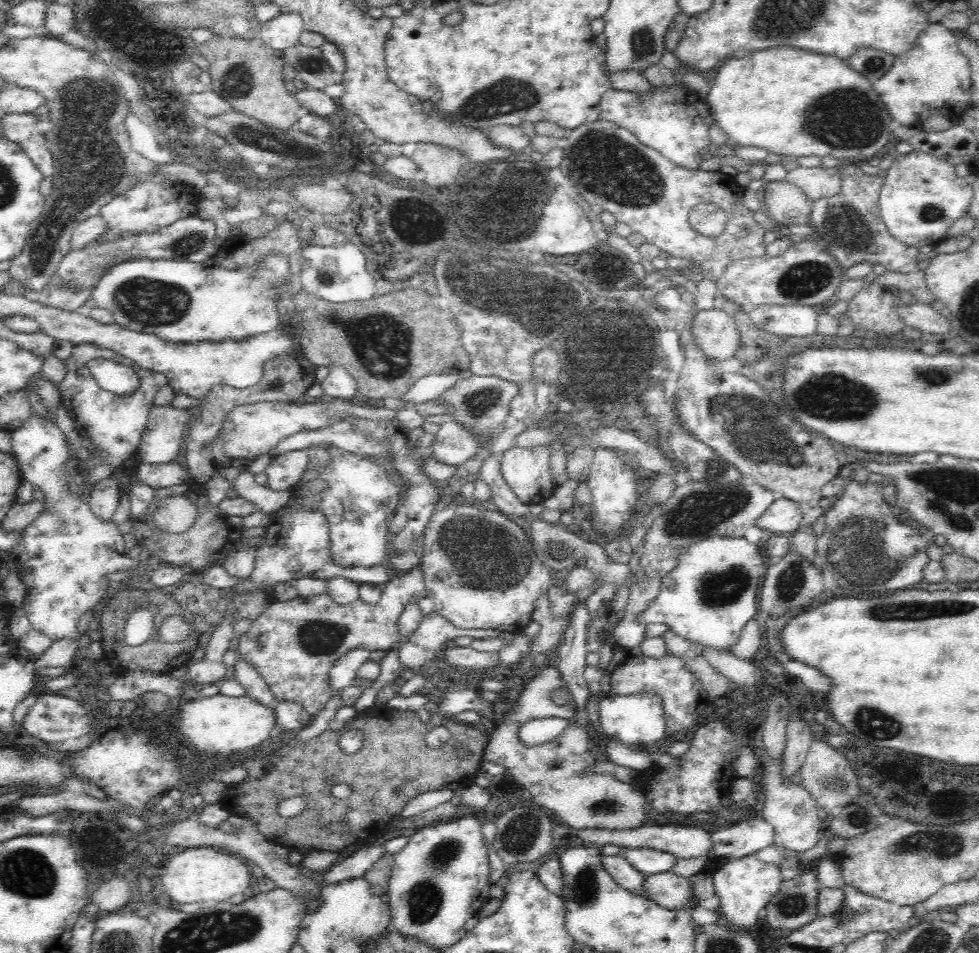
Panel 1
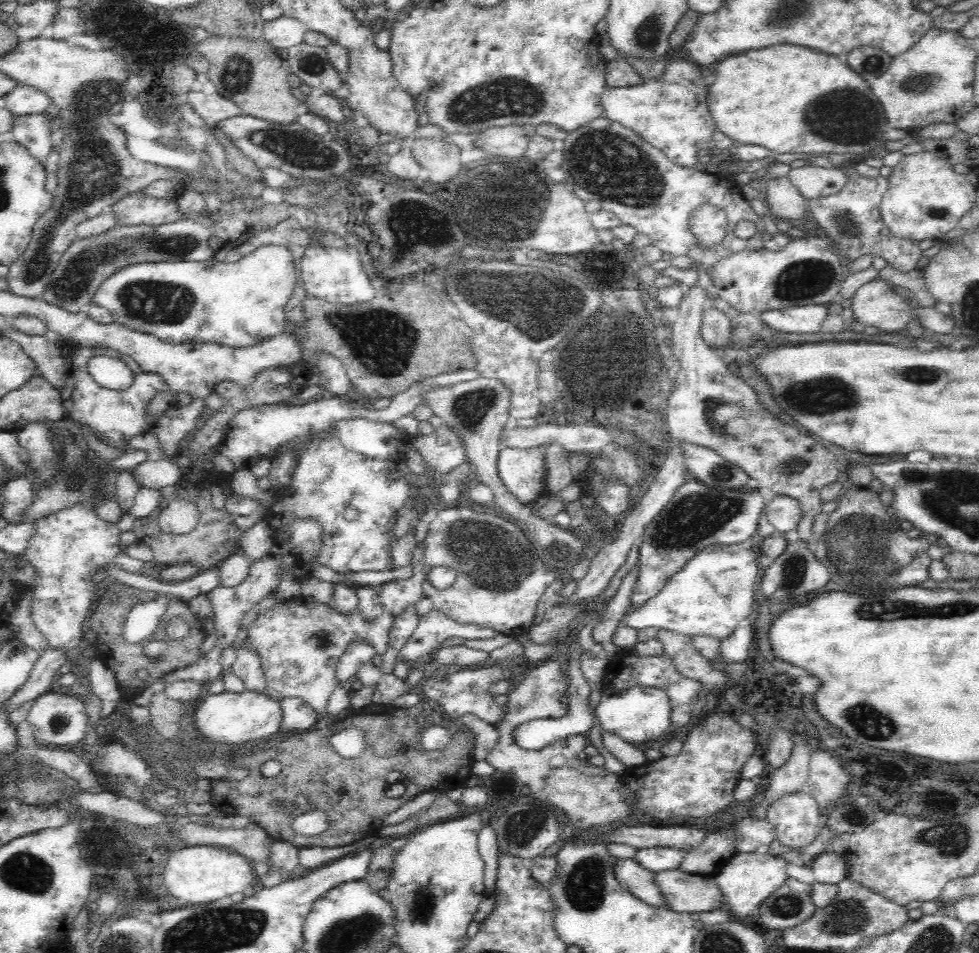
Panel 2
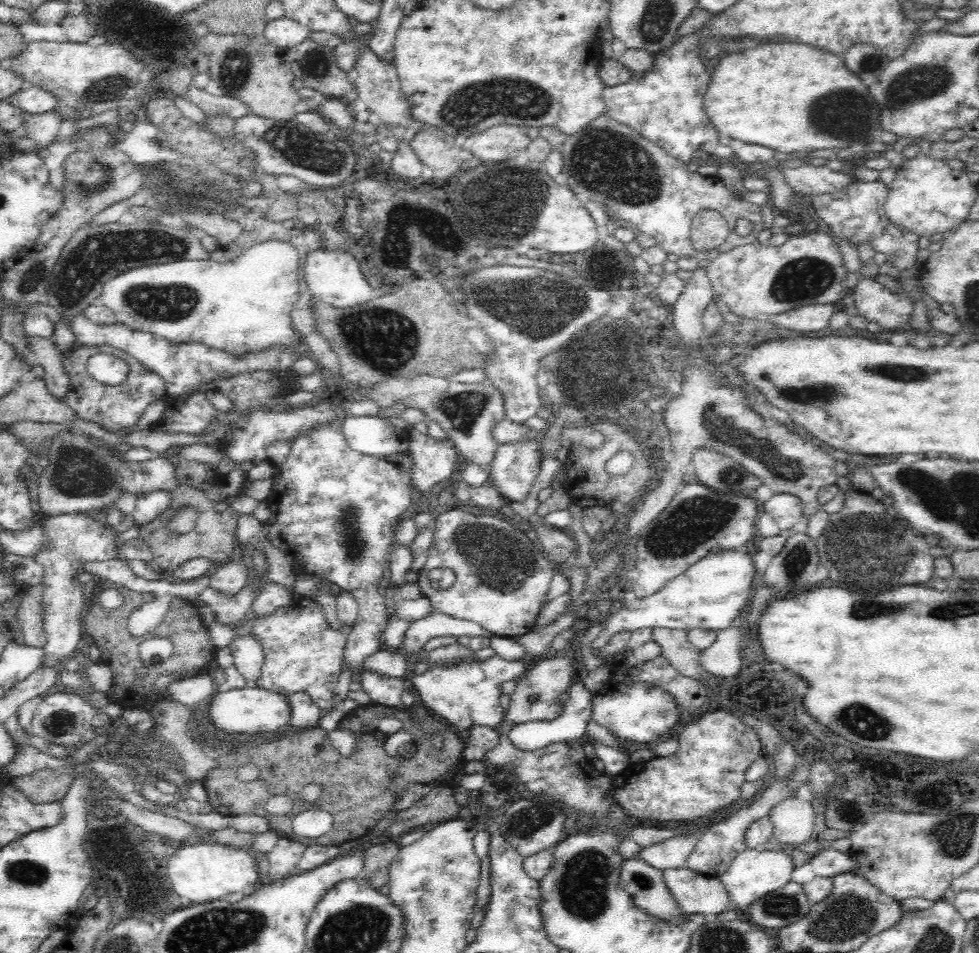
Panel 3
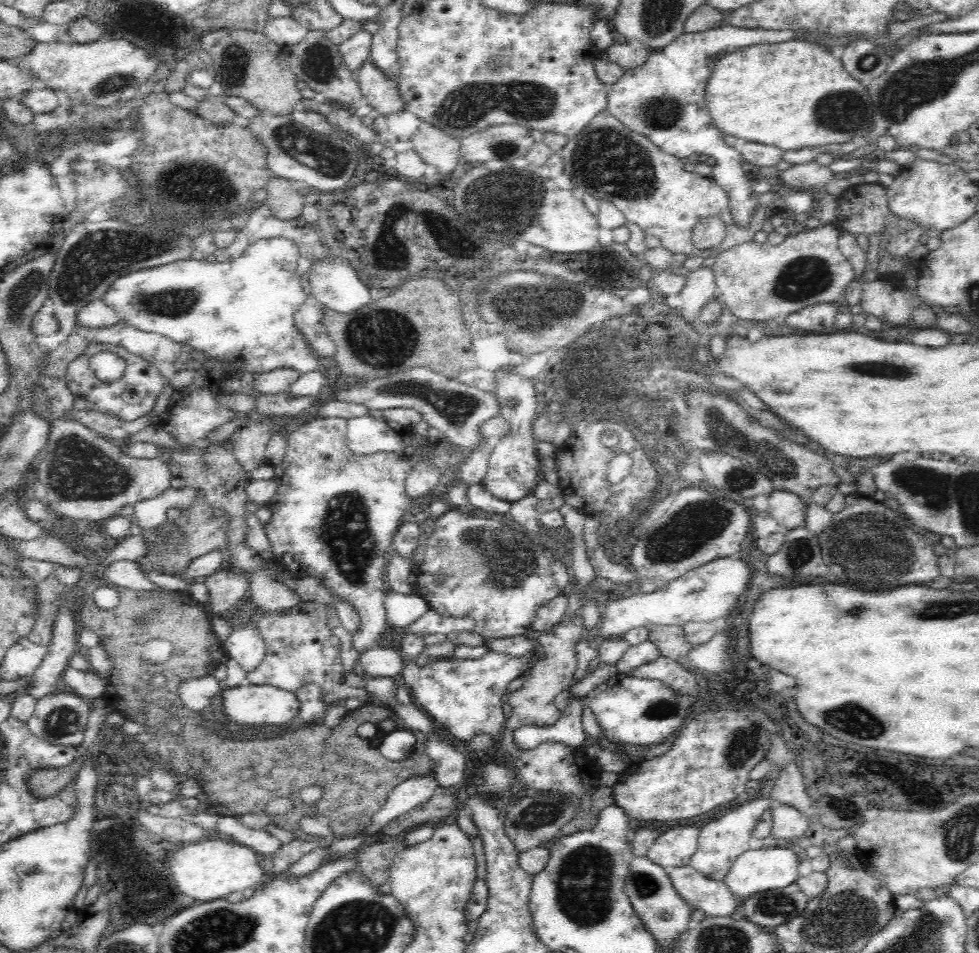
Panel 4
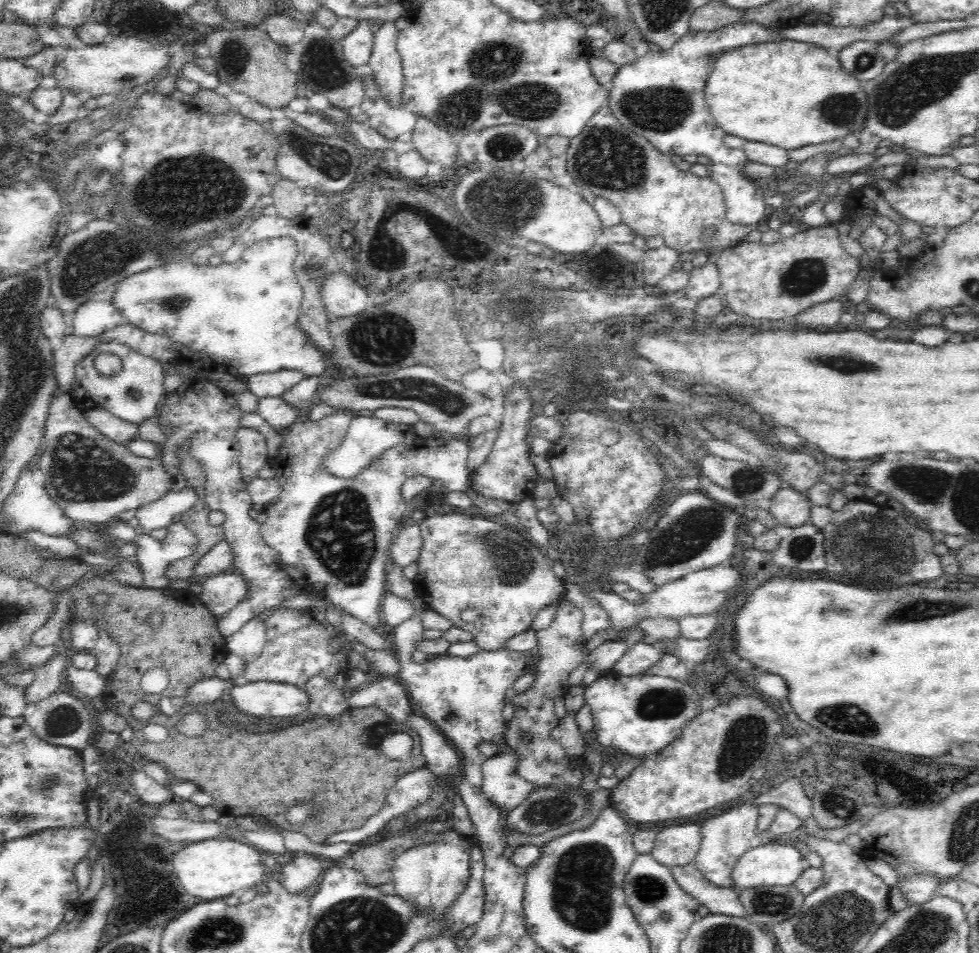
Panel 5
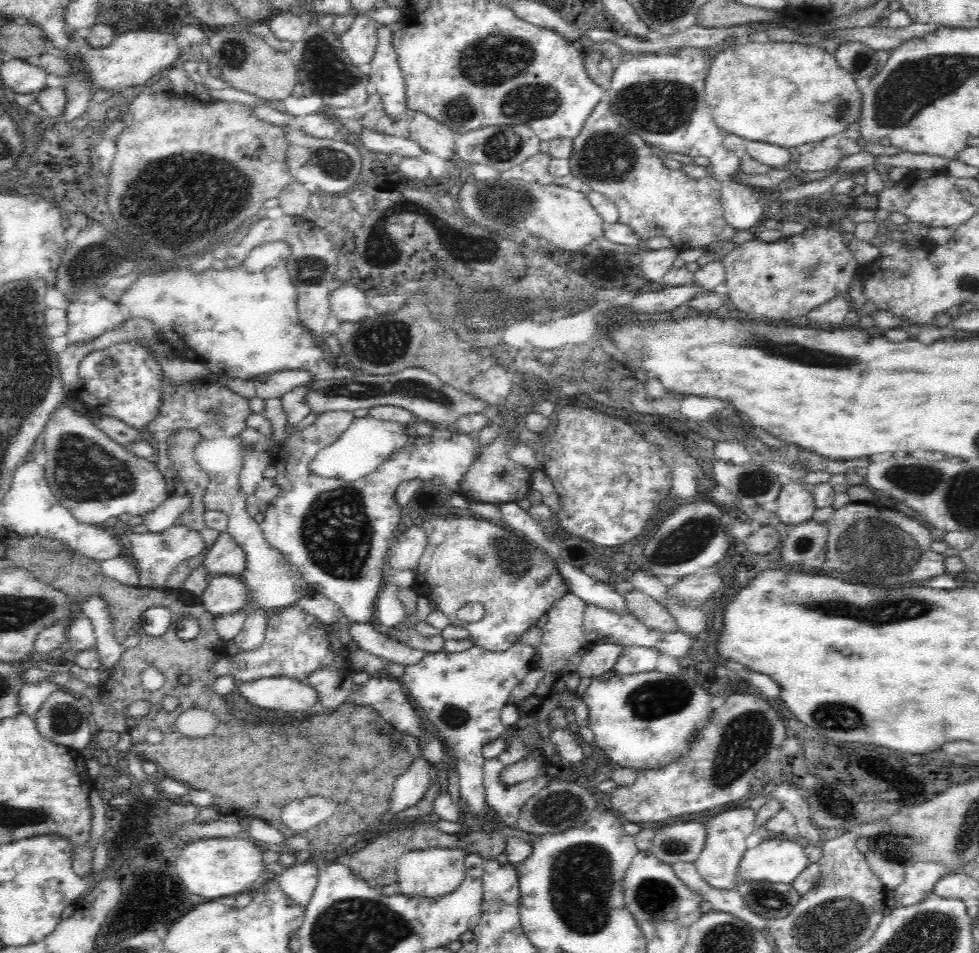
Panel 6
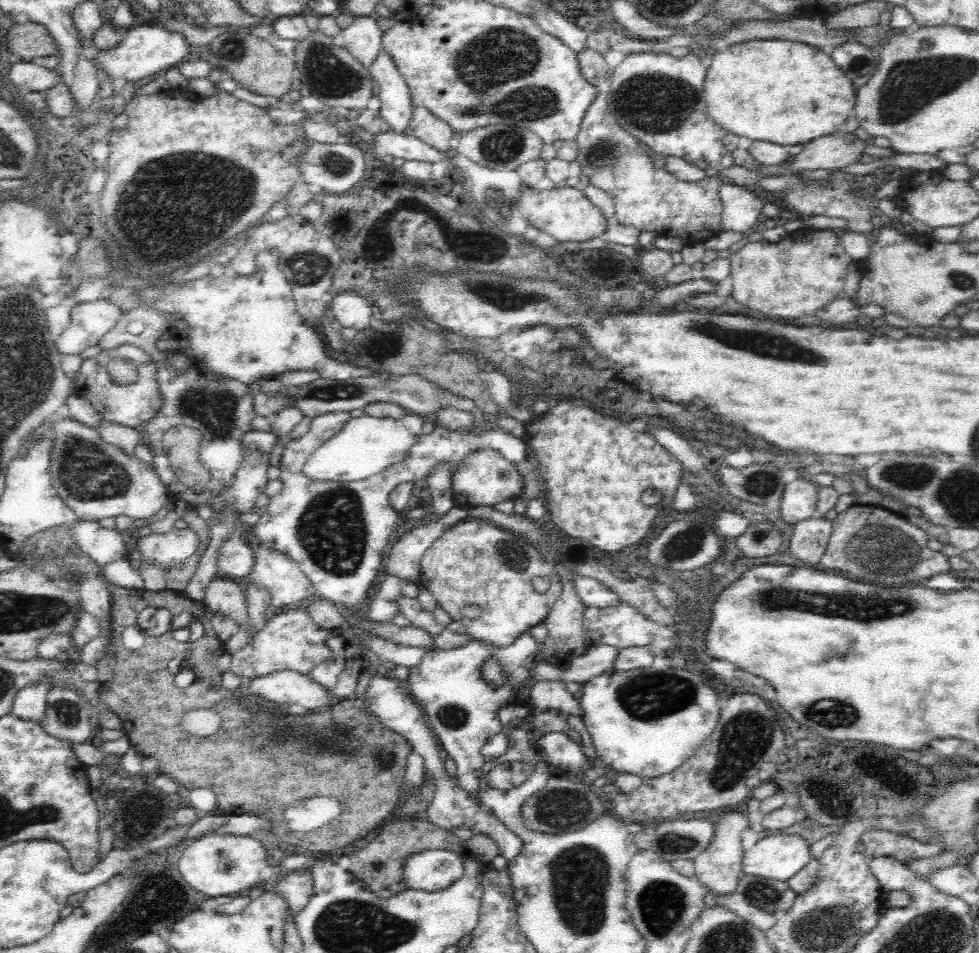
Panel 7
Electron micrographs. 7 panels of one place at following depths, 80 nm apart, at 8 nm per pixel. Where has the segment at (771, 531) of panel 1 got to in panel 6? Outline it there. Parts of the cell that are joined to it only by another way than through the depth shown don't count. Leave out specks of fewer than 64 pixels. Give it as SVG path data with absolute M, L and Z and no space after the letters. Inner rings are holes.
M798 480L782 486L774 505L771 514L777 516L782 524L794 524L794 526L812 519L817 507L809 486Z

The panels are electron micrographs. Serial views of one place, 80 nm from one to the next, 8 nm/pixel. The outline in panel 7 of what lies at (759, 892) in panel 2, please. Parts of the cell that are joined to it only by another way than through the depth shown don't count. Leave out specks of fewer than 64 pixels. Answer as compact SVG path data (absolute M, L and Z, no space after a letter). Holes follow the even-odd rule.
M770 835L743 855L742 875L788 882L811 862L809 845L800 835Z

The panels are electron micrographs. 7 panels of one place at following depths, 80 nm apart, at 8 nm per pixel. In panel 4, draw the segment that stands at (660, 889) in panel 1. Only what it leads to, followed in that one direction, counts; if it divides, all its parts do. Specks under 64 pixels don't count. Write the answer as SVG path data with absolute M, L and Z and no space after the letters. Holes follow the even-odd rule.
M689 865L668 871L668 877L682 900L691 910L704 912L705 919L740 915L739 903L724 881L704 876Z

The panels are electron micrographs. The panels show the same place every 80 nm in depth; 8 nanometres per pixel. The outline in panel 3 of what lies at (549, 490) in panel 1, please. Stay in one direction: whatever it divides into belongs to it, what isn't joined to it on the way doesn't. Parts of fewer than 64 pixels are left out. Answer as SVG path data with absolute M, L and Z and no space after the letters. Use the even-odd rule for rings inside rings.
M535 442L500 446L491 470L493 486L501 496L522 502L534 488L542 458L542 448Z

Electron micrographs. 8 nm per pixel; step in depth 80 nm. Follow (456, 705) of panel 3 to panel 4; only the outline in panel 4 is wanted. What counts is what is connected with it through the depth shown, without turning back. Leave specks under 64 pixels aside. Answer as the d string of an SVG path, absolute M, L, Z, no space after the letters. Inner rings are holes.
M488 651L479 659L432 660L424 667L416 663L418 674L404 674L402 671L399 680L412 691L416 705L463 748L478 732L491 734L497 741L506 720L502 703L506 701L508 683L524 677L532 663L531 655L512 658Z

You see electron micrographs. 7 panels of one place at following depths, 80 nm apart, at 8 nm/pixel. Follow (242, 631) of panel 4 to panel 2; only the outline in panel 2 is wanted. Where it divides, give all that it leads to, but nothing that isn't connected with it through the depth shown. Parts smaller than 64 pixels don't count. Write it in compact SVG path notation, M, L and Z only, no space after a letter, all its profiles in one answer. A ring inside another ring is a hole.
M243 645L236 650L236 654L235 661L231 666L231 672L244 683L246 691L265 693L267 682L254 649Z

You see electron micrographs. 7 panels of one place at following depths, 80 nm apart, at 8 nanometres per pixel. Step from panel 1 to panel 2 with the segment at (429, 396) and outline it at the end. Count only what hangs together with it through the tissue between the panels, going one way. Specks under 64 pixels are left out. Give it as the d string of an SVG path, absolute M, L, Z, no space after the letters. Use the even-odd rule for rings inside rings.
M472 368L454 373L440 374L415 383L410 389L391 397L390 405L384 409L372 409L364 406L364 402L357 399L332 397L330 399L317 399L306 404L276 403L260 404L260 406L246 406L232 420L227 422L225 434L220 443L220 455L230 458L237 470L250 469L260 458L272 456L274 450L296 437L307 438L323 433L341 420L366 419L374 422L392 423L397 418L402 418L423 403L425 396L433 390L444 388L451 389L460 382L477 378L479 373Z

